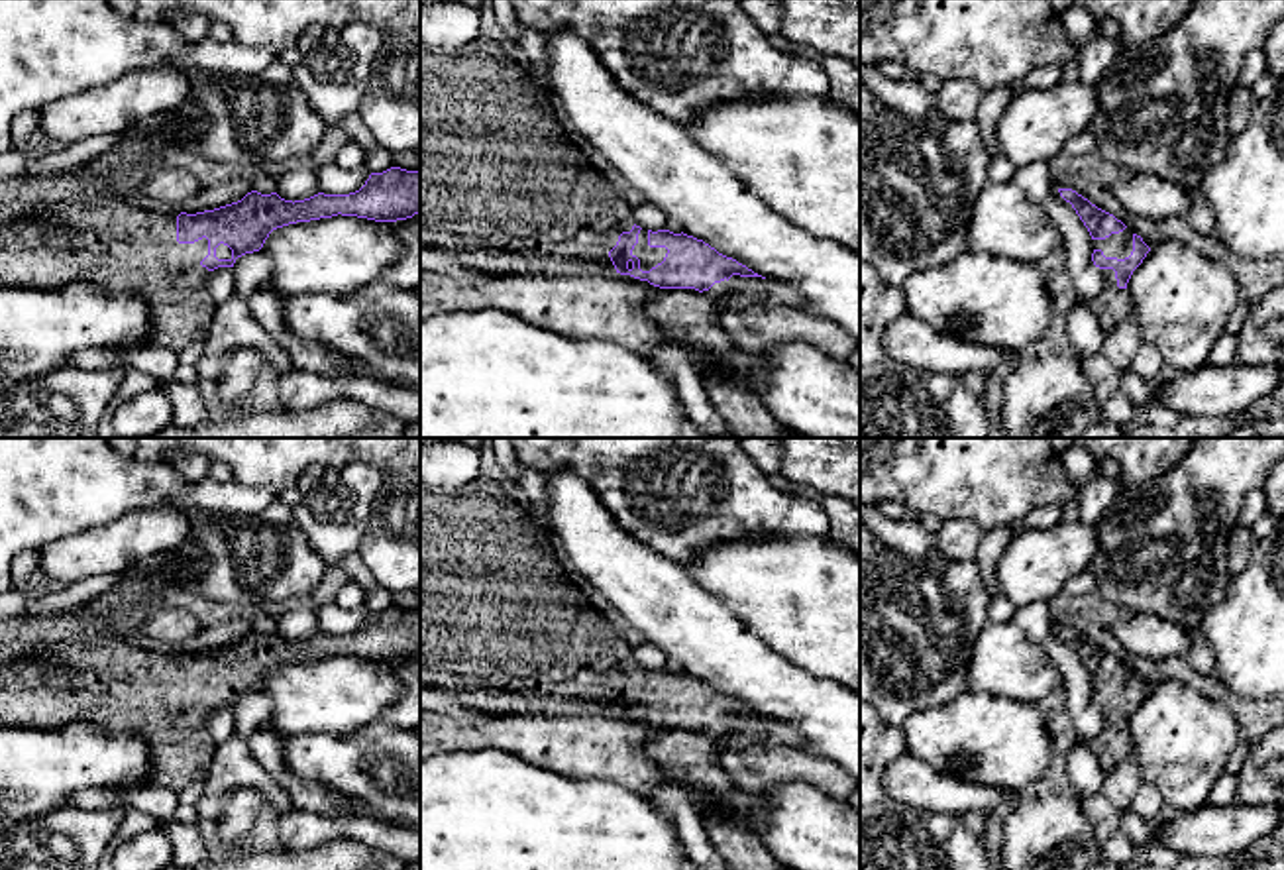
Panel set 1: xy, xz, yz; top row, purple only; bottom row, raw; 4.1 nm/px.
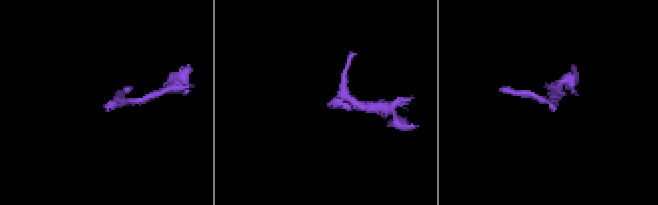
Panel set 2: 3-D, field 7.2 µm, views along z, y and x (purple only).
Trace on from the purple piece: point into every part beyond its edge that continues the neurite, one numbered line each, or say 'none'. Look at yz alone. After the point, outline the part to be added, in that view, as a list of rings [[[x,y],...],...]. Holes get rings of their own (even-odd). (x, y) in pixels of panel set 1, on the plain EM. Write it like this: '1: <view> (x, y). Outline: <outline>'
1: yz (1120, 686). Outline: [[[1125,668],[1119,674],[1111,674],[1105,680],[1092,680],[1094,689],[1101,689],[1105,697],[1125,699],[1133,691],[1133,672]]]

